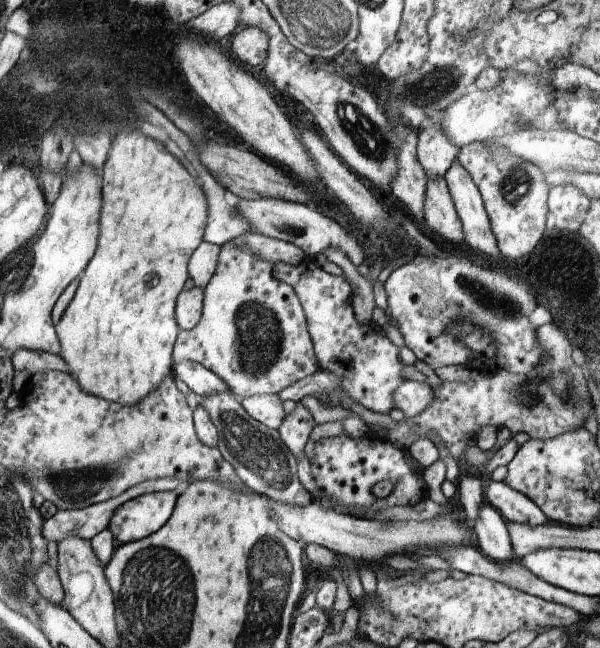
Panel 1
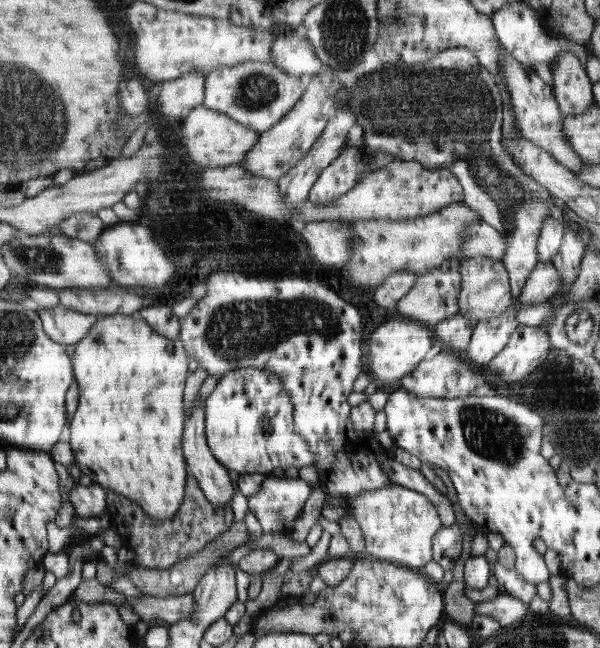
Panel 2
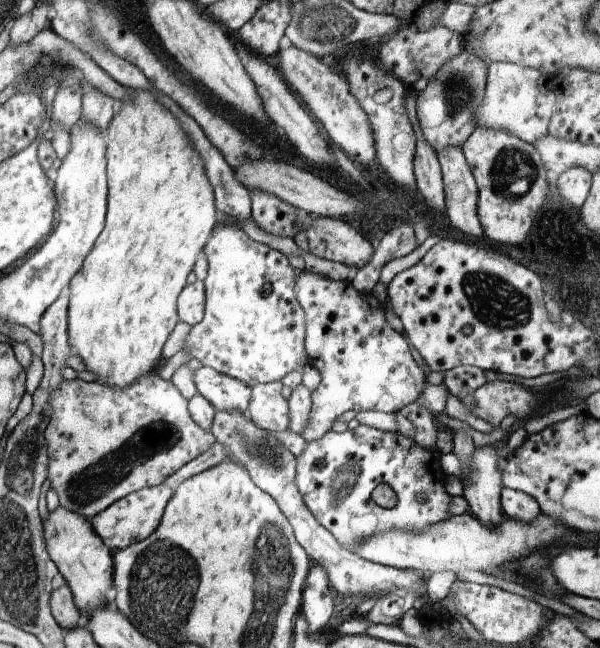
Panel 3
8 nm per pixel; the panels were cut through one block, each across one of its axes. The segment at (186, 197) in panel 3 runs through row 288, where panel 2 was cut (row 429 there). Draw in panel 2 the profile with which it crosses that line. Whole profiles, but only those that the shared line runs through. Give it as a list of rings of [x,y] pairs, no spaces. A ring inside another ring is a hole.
[[[111,314],[97,317],[97,322],[89,330],[89,333],[74,346],[73,375],[77,378],[79,401],[76,412],[69,422],[71,437],[69,443],[75,456],[75,462],[79,465],[82,474],[89,476],[94,483],[98,483],[104,490],[118,490],[118,494],[126,494],[126,498],[136,501],[146,508],[147,515],[154,515],[158,519],[172,517],[180,509],[182,498],[185,498],[186,486],[186,462],[182,456],[182,440],[184,438],[184,382],[188,376],[188,356],[182,348],[179,338],[170,339],[158,334],[149,325],[146,319],[137,314],[123,315]]]

